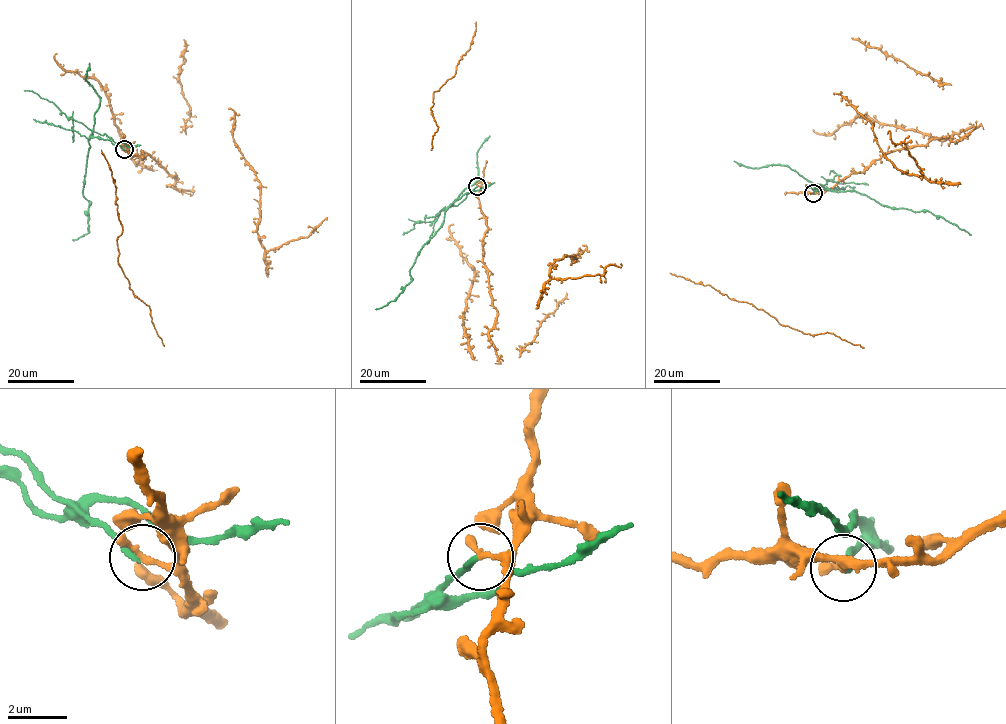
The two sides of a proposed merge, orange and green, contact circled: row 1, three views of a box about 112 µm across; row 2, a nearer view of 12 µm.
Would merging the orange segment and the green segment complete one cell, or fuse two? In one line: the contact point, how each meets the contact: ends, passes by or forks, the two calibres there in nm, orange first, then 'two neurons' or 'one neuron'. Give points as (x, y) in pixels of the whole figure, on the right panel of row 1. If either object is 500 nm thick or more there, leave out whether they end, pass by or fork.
place (813, 193); orange ends; green ends; calibres 200 and 190 nm; two neurons

